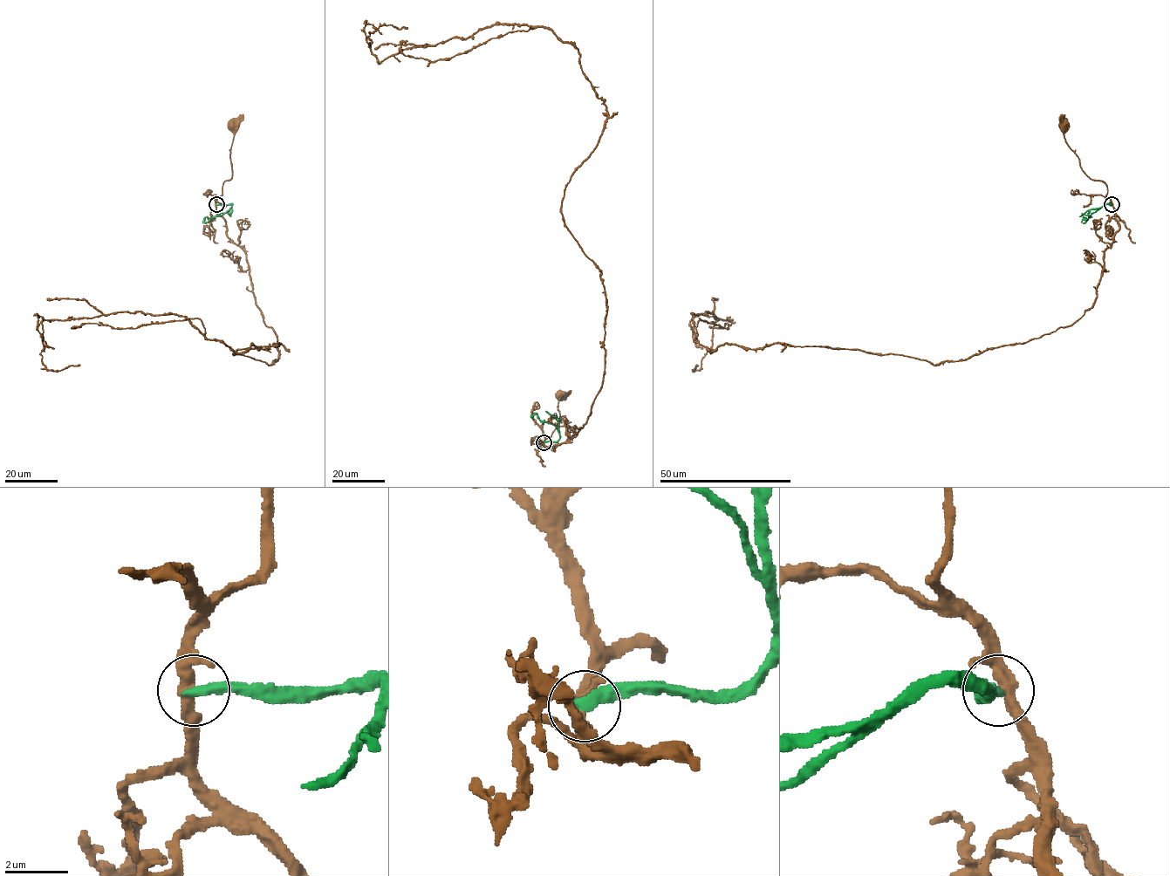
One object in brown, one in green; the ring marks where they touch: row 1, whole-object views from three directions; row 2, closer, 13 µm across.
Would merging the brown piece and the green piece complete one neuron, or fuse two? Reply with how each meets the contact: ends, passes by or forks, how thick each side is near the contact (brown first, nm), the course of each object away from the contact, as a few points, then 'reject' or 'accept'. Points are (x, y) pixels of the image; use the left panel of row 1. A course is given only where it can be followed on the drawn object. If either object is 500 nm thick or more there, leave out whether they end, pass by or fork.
brown passes by; green ends; calibres 400 and 400 nm; course brown (215, 205), (222, 186), (232, 174), (232, 126); course green (215, 205), (232, 204), (232, 208), (202, 223); reject

